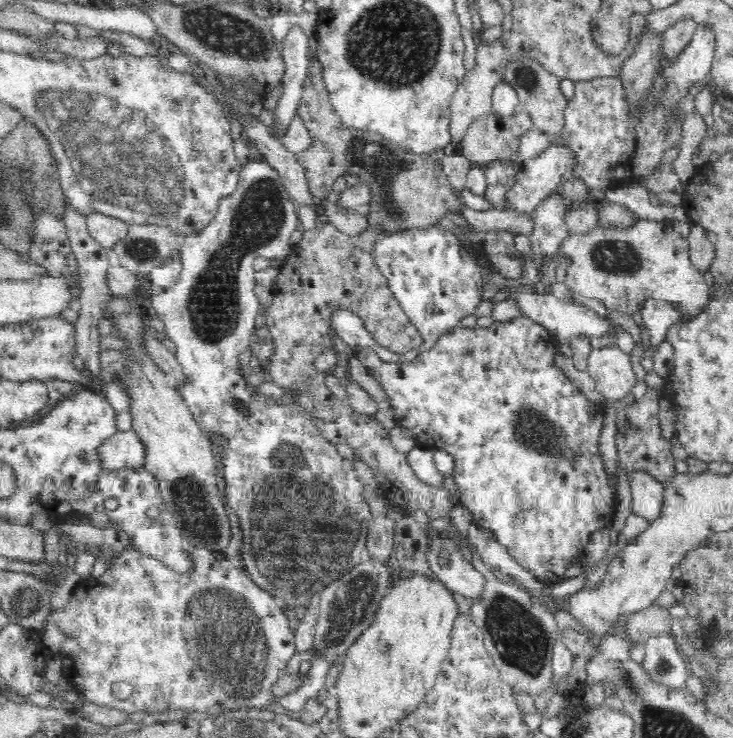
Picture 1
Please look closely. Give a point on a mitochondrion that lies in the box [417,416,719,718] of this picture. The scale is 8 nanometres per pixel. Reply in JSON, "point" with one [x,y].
{"point":[520,641]}

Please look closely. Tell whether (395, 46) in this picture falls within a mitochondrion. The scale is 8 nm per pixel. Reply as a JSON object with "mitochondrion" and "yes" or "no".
{"mitochondrion":"yes"}

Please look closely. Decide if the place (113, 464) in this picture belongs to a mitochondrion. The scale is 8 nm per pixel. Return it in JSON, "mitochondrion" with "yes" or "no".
{"mitochondrion":"no"}

